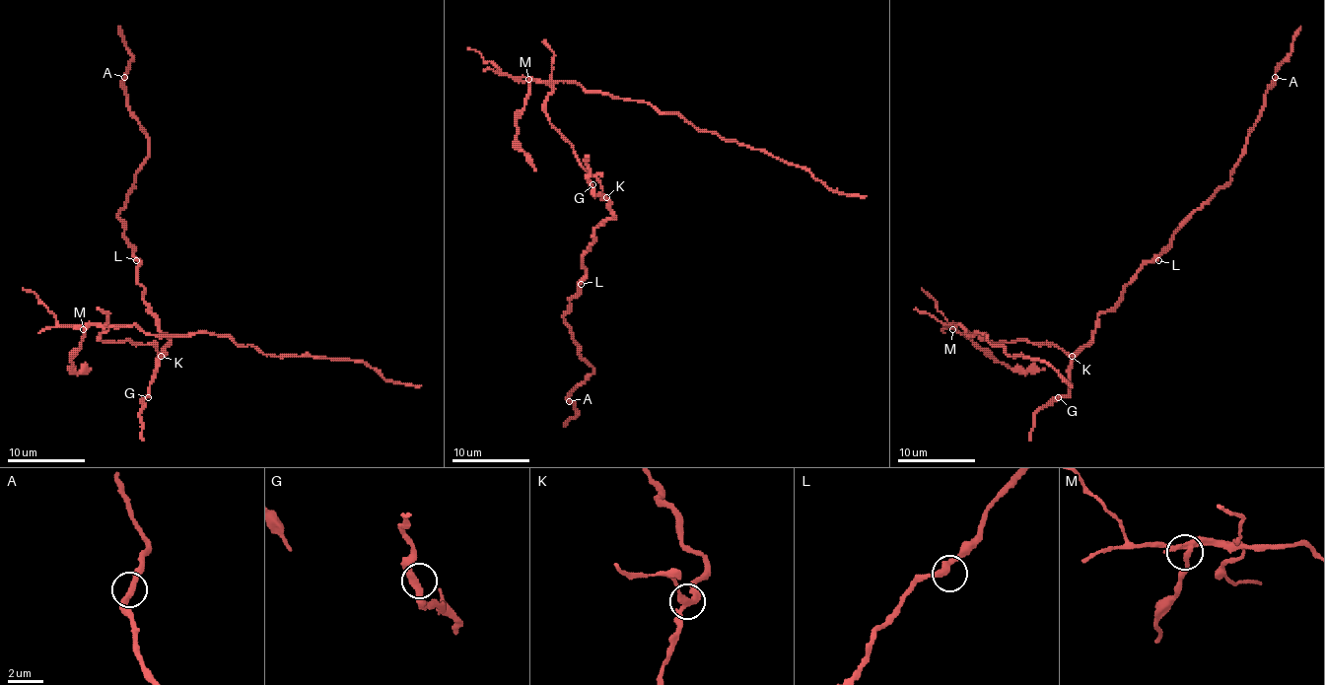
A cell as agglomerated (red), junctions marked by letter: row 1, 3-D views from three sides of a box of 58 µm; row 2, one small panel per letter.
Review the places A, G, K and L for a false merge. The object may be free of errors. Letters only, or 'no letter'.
K

